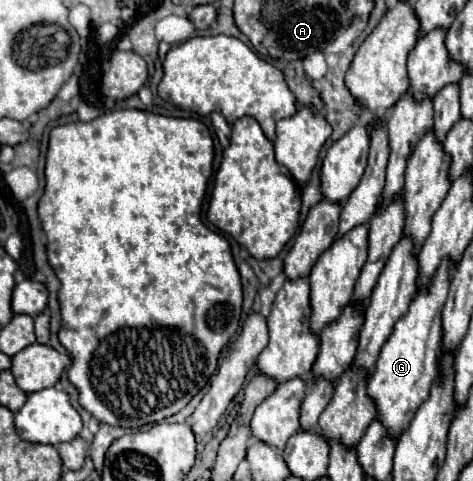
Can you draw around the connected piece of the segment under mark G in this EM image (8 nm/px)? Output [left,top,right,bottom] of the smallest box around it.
[366,261,450,439]

